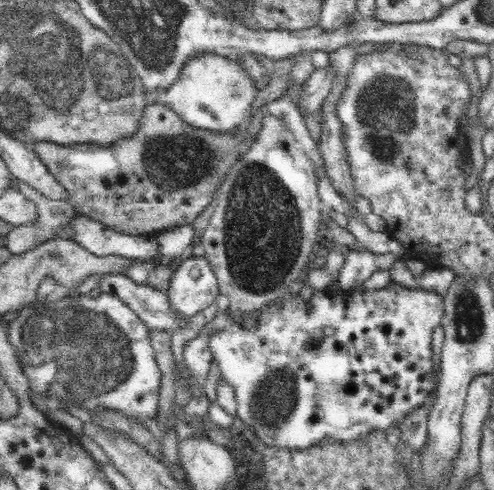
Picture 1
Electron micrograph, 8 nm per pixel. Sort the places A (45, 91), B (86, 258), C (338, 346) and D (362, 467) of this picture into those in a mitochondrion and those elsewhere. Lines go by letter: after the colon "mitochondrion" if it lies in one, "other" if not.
A: mitochondrion
B: other
C: other
D: mitochondrion

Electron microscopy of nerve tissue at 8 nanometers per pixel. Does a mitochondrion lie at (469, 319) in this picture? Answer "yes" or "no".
yes

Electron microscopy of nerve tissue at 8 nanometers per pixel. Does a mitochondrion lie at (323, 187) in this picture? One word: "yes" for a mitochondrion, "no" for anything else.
no

